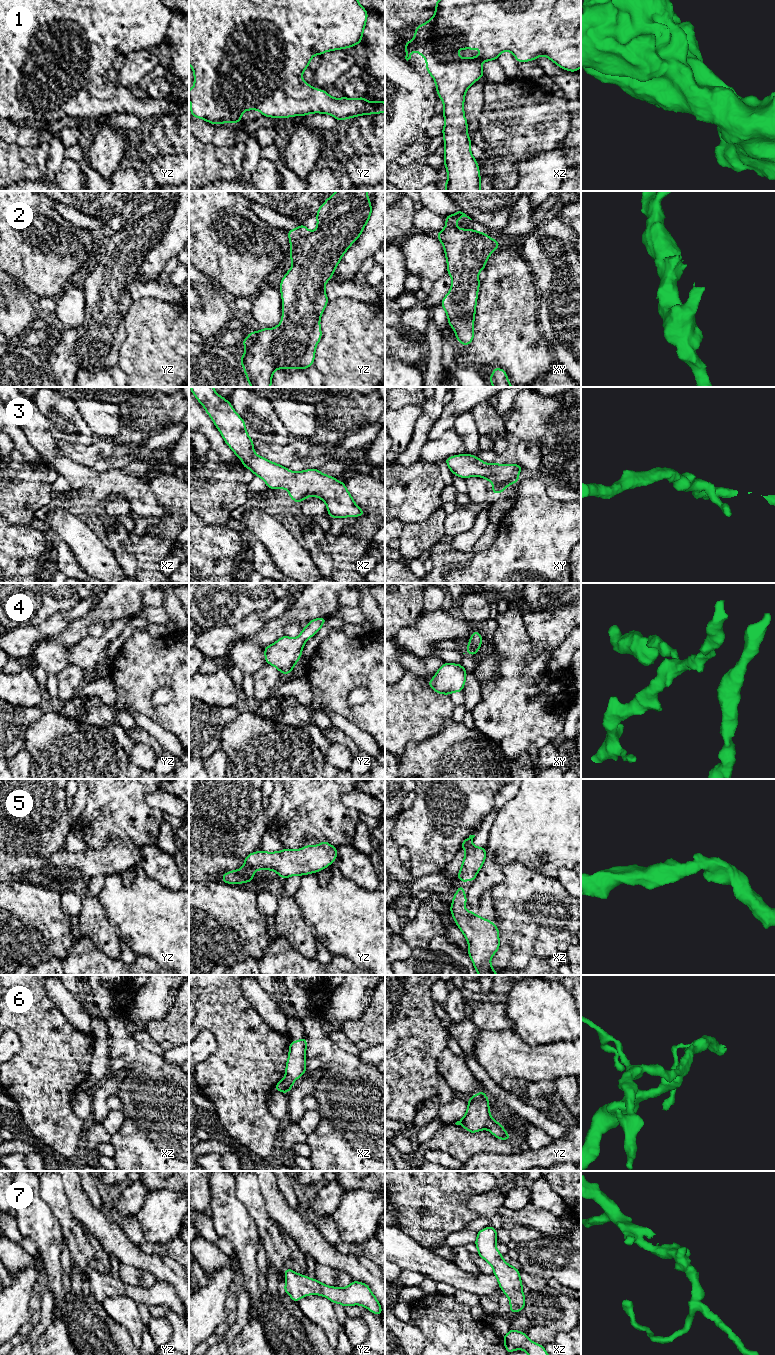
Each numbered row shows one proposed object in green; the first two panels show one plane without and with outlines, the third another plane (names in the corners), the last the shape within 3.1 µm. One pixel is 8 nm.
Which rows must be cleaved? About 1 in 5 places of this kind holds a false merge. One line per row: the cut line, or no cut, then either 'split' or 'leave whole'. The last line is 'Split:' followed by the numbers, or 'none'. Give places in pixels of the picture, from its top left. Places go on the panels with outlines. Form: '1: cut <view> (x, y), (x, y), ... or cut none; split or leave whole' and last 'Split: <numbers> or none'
1: cut none; leave whole
2: cut none; leave whole
3: cut none; leave whole
4: cut none; leave whole
5: cut none; leave whole
6: cut none; leave whole
7: cut none; leave whole
Split: none

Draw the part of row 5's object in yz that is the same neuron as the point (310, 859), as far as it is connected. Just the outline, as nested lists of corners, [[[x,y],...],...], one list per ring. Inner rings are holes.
[[[324,840],[320,845],[306,845],[293,851],[287,848],[278,852],[261,850],[249,853],[240,870],[226,872],[221,878],[227,884],[247,883],[254,879],[253,872],[261,869],[273,870],[284,879],[304,876],[330,866],[337,859],[337,849]]]

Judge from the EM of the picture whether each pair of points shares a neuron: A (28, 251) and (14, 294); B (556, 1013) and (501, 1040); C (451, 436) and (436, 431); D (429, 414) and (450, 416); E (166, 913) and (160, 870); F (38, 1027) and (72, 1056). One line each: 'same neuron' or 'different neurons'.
A: different neurons
B: different neurons
C: different neurons
D: different neurons
E: different neurons
F: same neuron

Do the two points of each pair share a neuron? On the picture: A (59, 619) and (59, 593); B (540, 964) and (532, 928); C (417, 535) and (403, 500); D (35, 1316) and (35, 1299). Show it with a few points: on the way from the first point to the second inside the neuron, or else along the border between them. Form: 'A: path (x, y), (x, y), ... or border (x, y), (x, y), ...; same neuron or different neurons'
A: border (80, 601), (66, 610), (54, 612), (39, 625); different neurons
B: border (542, 957), (533, 957), (527, 964); different neurons
C: border (433, 512), (421, 521), (404, 525); different neurons
D: path (35, 1312), (35, 1303); same neuron

